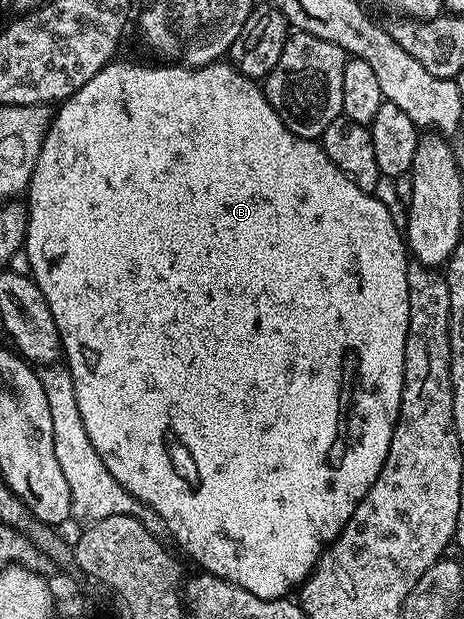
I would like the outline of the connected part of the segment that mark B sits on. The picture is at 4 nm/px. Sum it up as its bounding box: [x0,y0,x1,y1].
[22,59,410,600]

